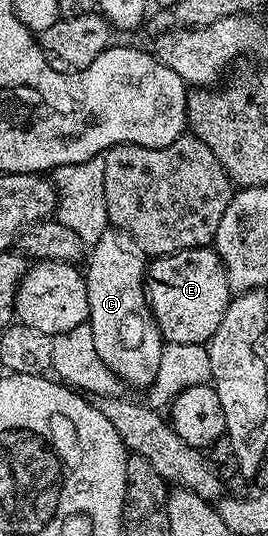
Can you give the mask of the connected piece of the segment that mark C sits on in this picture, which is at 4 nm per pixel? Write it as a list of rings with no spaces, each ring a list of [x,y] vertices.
[[[108,228],[101,240],[90,247],[86,262],[85,277],[89,300],[87,322],[93,332],[93,347],[123,384],[148,388],[154,384],[161,365],[165,339],[155,323],[155,317],[151,315],[151,305],[147,303],[144,255],[128,245],[120,231]]]

